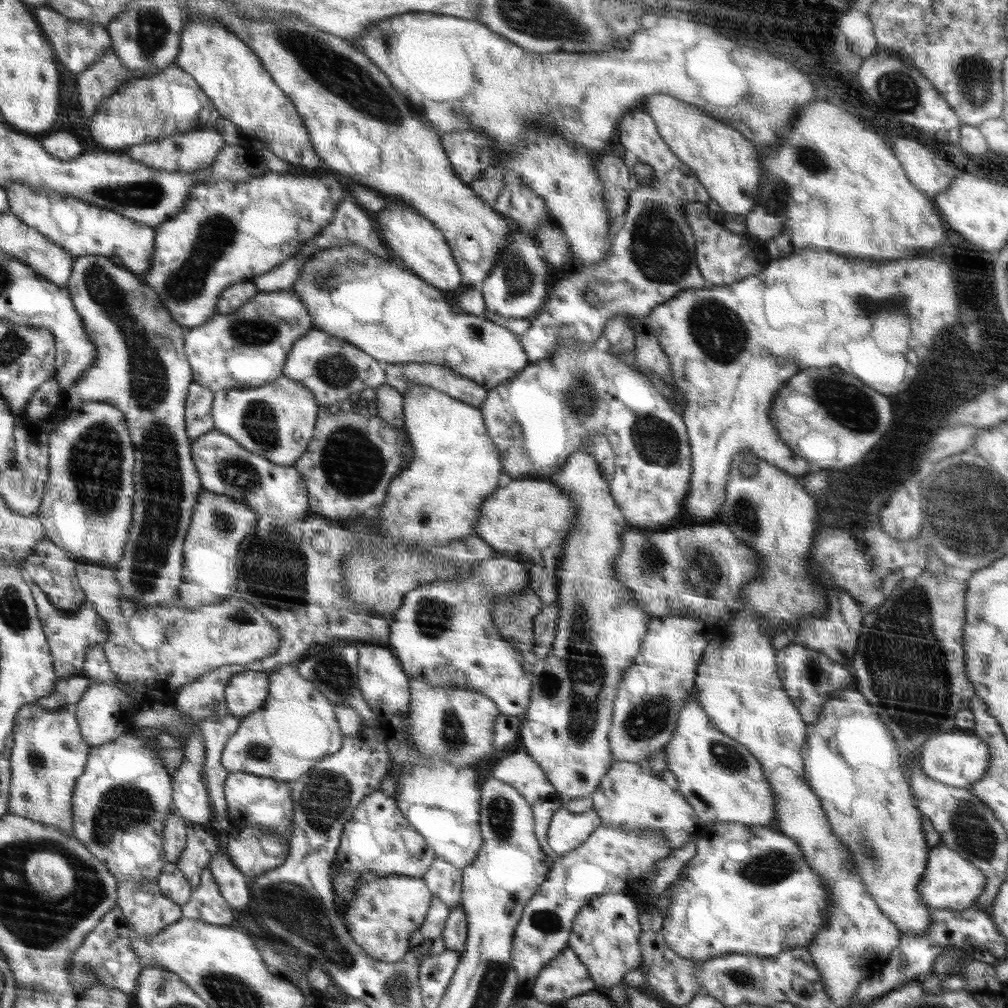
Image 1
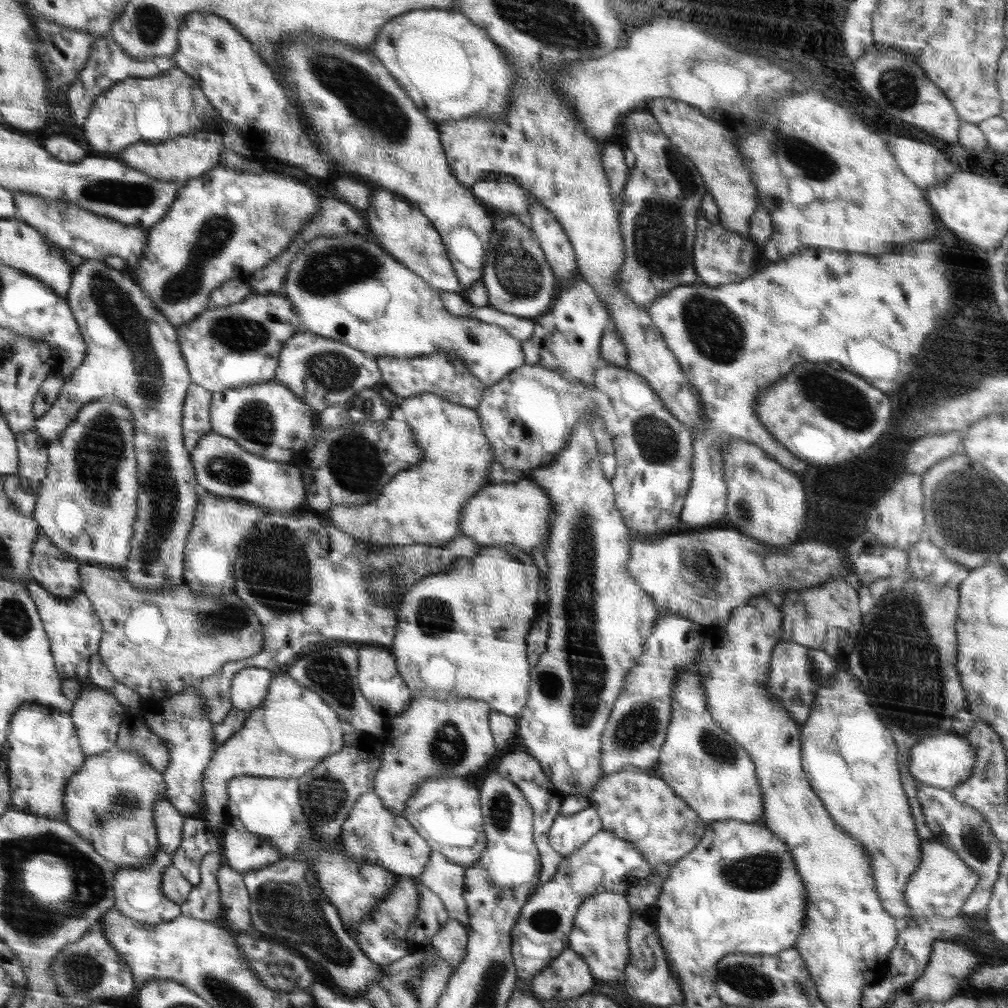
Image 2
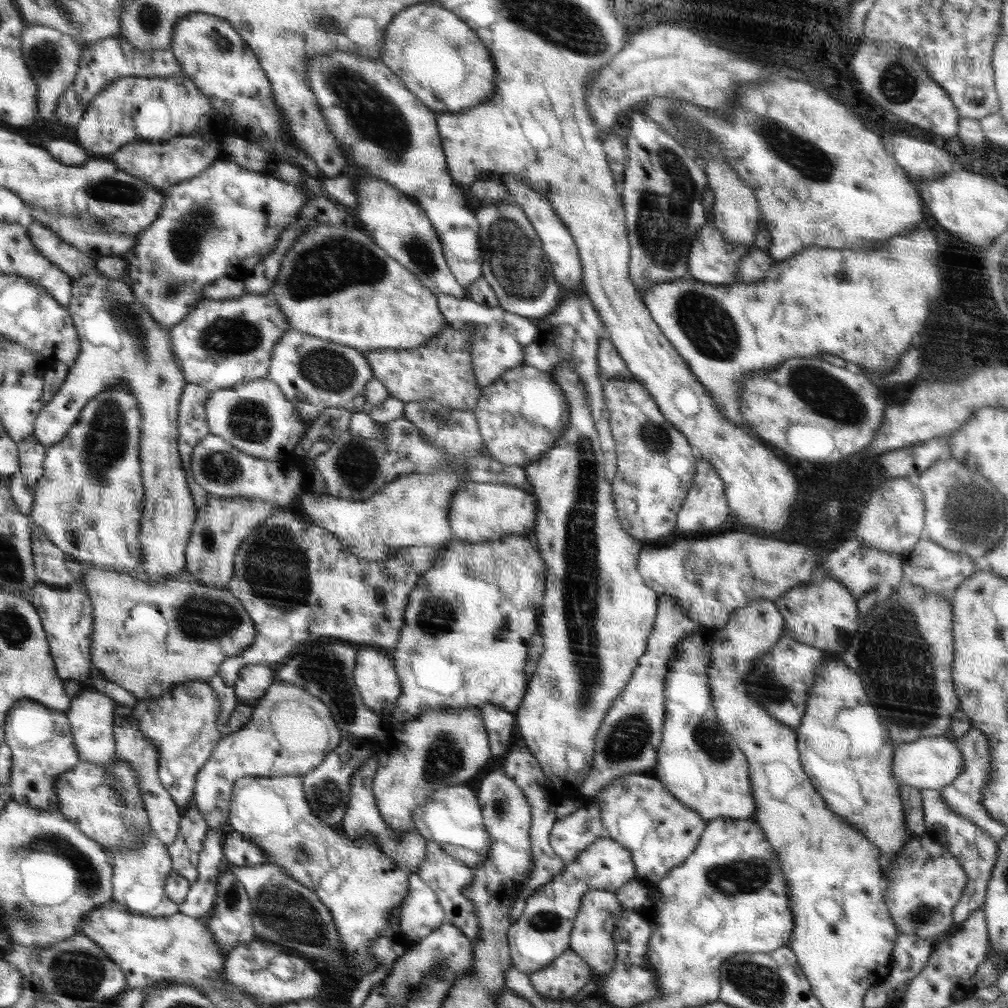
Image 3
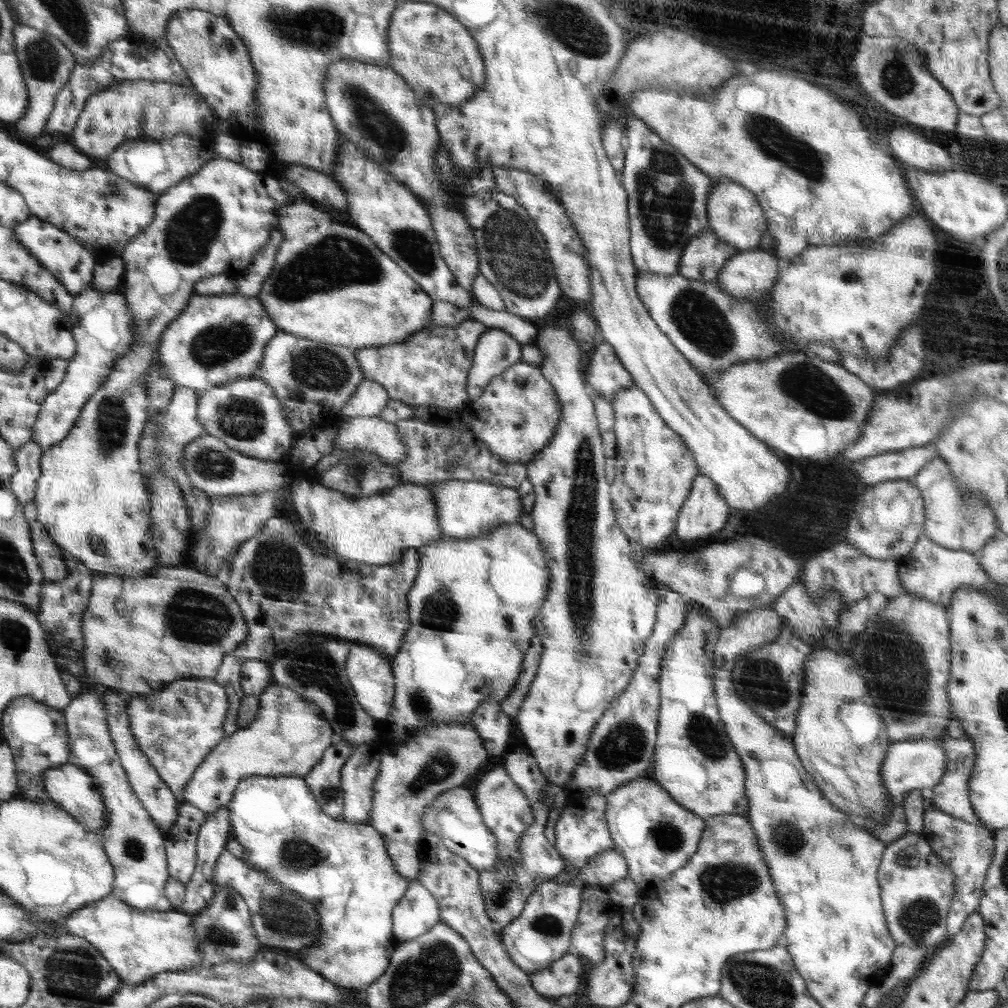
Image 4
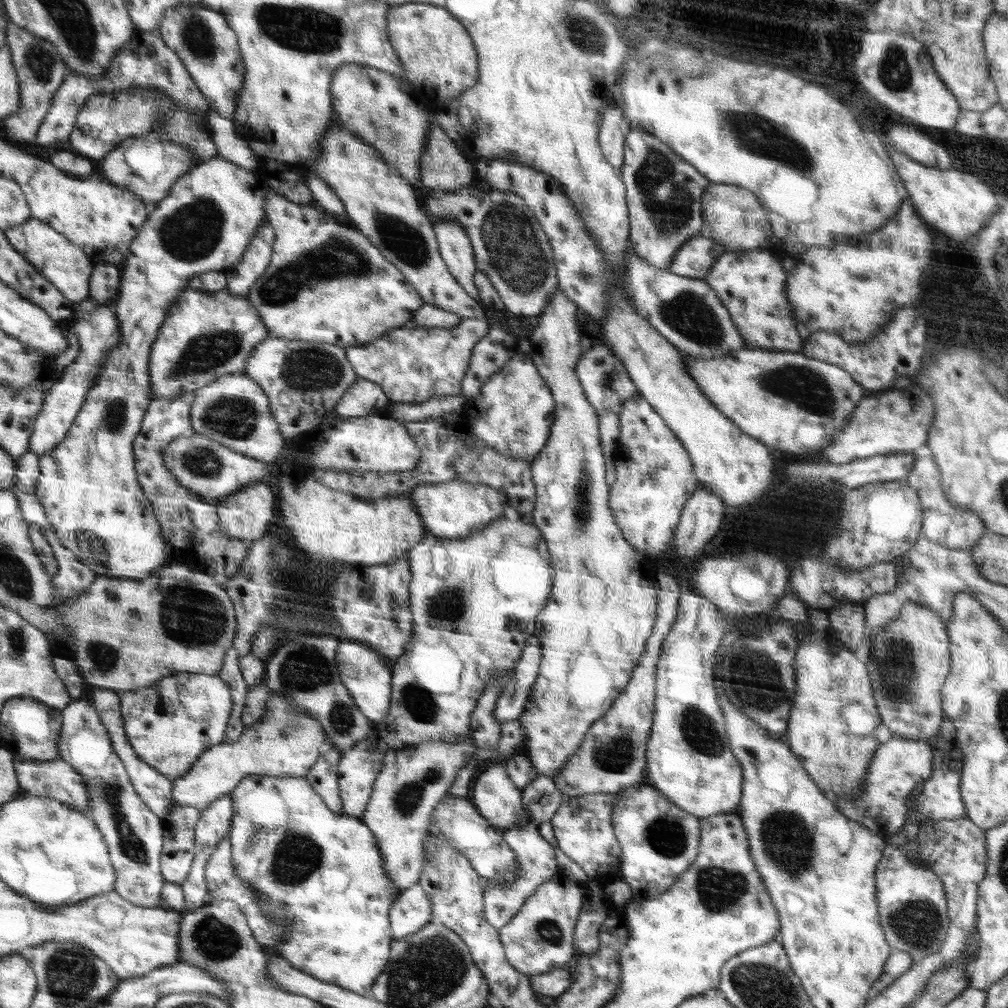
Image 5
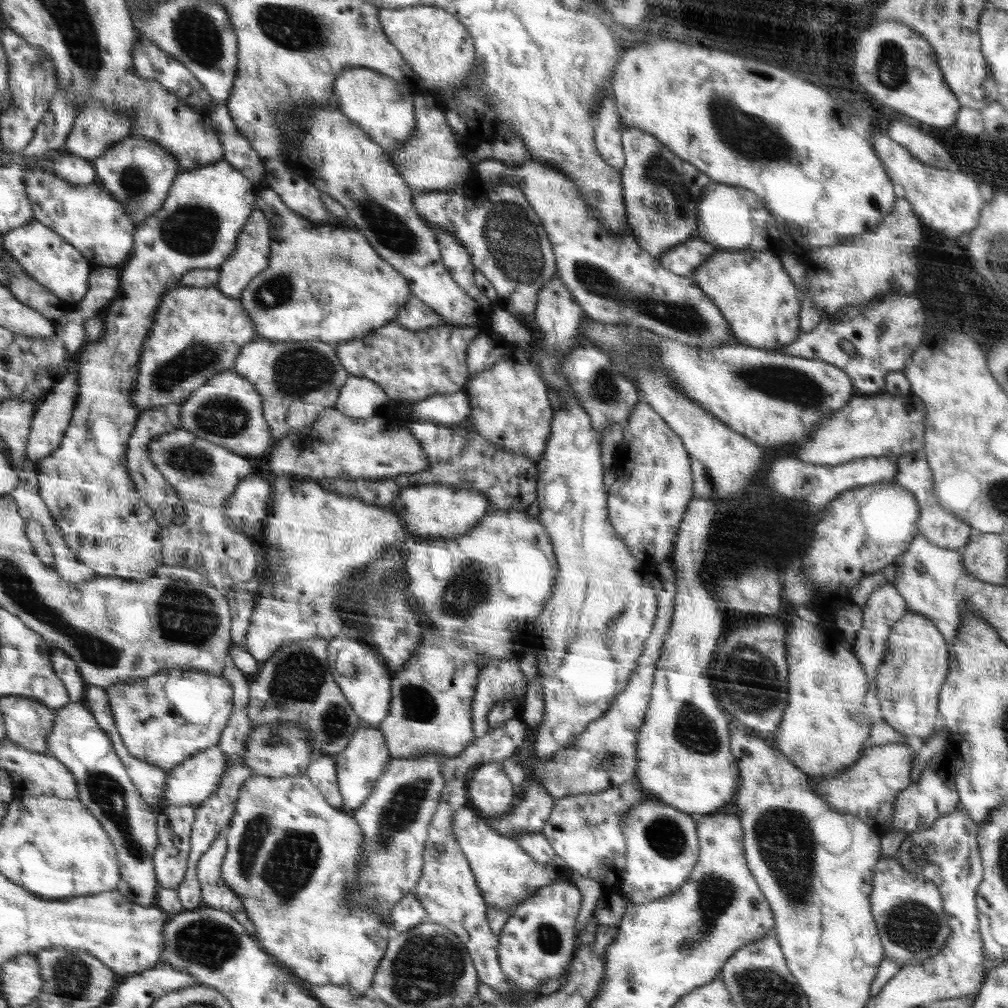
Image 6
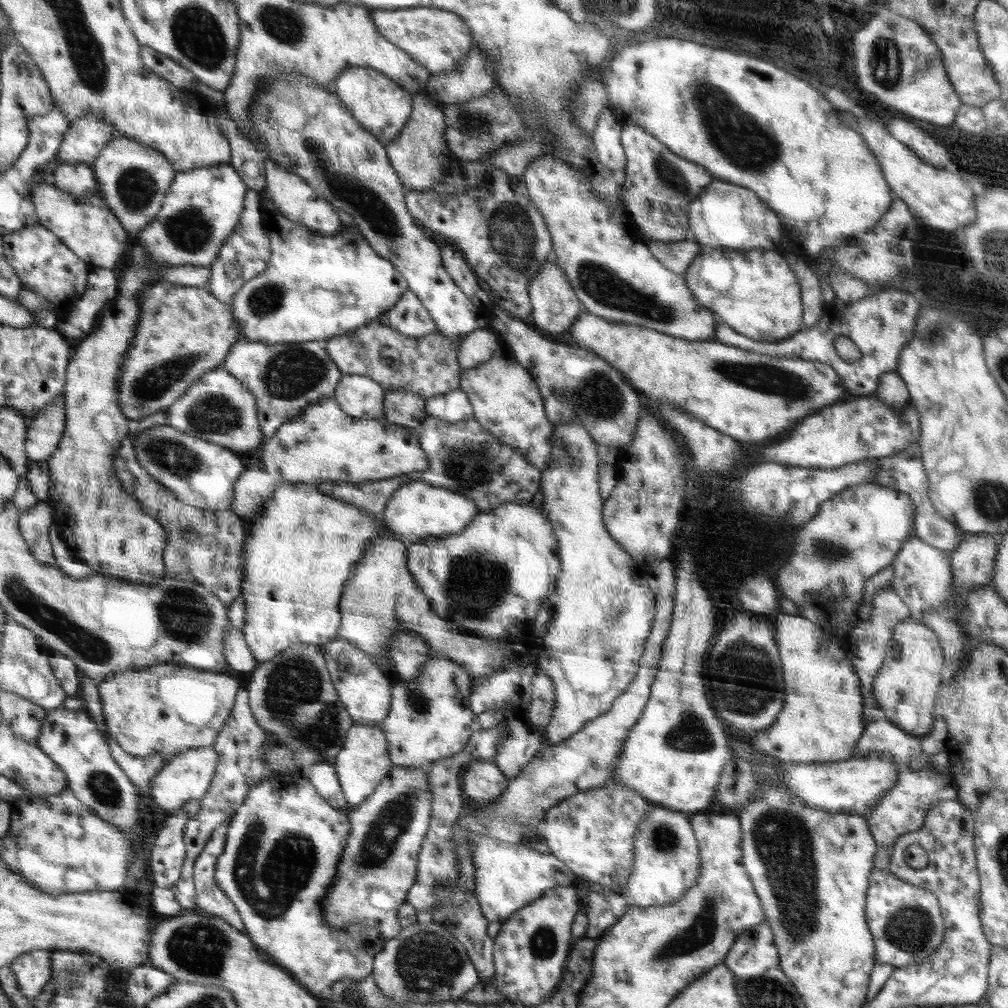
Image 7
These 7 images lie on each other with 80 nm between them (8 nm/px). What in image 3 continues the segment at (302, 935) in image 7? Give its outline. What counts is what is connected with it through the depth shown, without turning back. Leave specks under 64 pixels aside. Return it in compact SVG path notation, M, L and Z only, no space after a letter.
M278 776L278 777L248 777L236 781L235 787L232 788L232 799L230 802L230 818L228 819L228 828L233 829L236 832L248 835L251 840L255 842L256 846L264 850L264 853L268 854L268 863L281 866L289 876L291 876L301 886L310 890L316 894L320 900L327 905L328 910L334 917L335 929L339 932L339 939L343 944L343 950L349 958L349 968L351 968L350 976L352 978L358 978L360 981L367 974L372 974L378 966L379 962L371 955L371 940L381 935L381 932L389 926L389 916L393 914L395 908L399 908L399 905L403 902L408 894L408 888L410 886L410 872L400 868L392 859L388 858L378 842L372 835L364 835L359 839L351 839L340 826L332 826L328 821L321 819L320 816L312 810L312 806L309 804L307 797L305 796L303 789L303 780L300 776Z

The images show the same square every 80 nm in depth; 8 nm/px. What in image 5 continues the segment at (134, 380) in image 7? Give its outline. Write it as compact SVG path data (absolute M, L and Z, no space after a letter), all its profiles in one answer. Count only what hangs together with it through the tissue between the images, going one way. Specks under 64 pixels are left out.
M190 286L186 289L178 296L178 300L174 300L151 350L149 398L152 401L198 391L218 380L220 376L244 374L248 368L247 360L251 358L255 346L270 336L267 325L263 323L262 317L246 297L230 295L226 291L198 292L192 290Z

